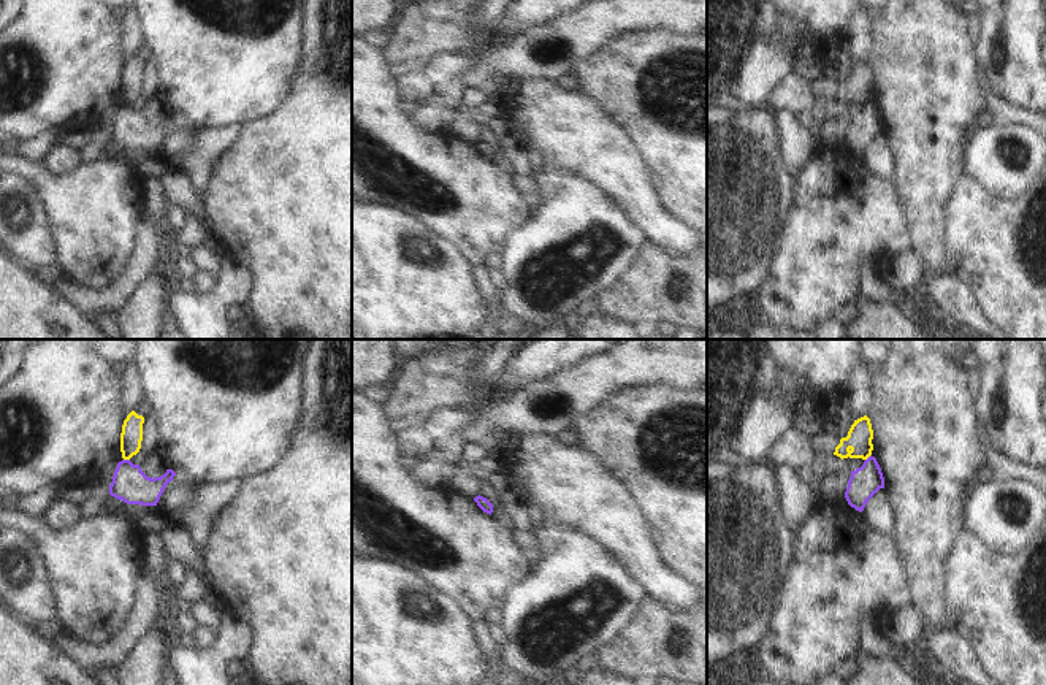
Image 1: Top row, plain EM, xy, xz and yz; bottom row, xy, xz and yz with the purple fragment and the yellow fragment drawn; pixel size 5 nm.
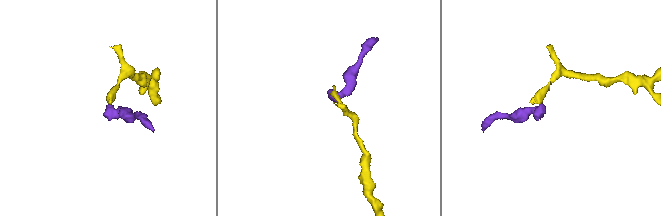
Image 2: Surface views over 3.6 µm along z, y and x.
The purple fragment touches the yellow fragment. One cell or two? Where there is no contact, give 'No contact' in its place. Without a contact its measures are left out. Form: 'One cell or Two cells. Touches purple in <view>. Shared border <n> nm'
Two cells. Touches purple in xy. Shared border 30 nm

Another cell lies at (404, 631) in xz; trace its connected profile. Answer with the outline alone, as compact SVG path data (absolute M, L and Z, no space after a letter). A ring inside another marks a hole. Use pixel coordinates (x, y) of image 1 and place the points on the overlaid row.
M357 555L352 558L352 685L491 685L490 672L496 656L488 660L483 656L472 622L474 618L455 596L431 585L423 574L379 558Z

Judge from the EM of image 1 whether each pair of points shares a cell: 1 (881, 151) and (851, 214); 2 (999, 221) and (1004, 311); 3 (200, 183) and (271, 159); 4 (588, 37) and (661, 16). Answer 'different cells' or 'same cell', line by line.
1: different cells
2: same cell
3: different cells
4: same cell

